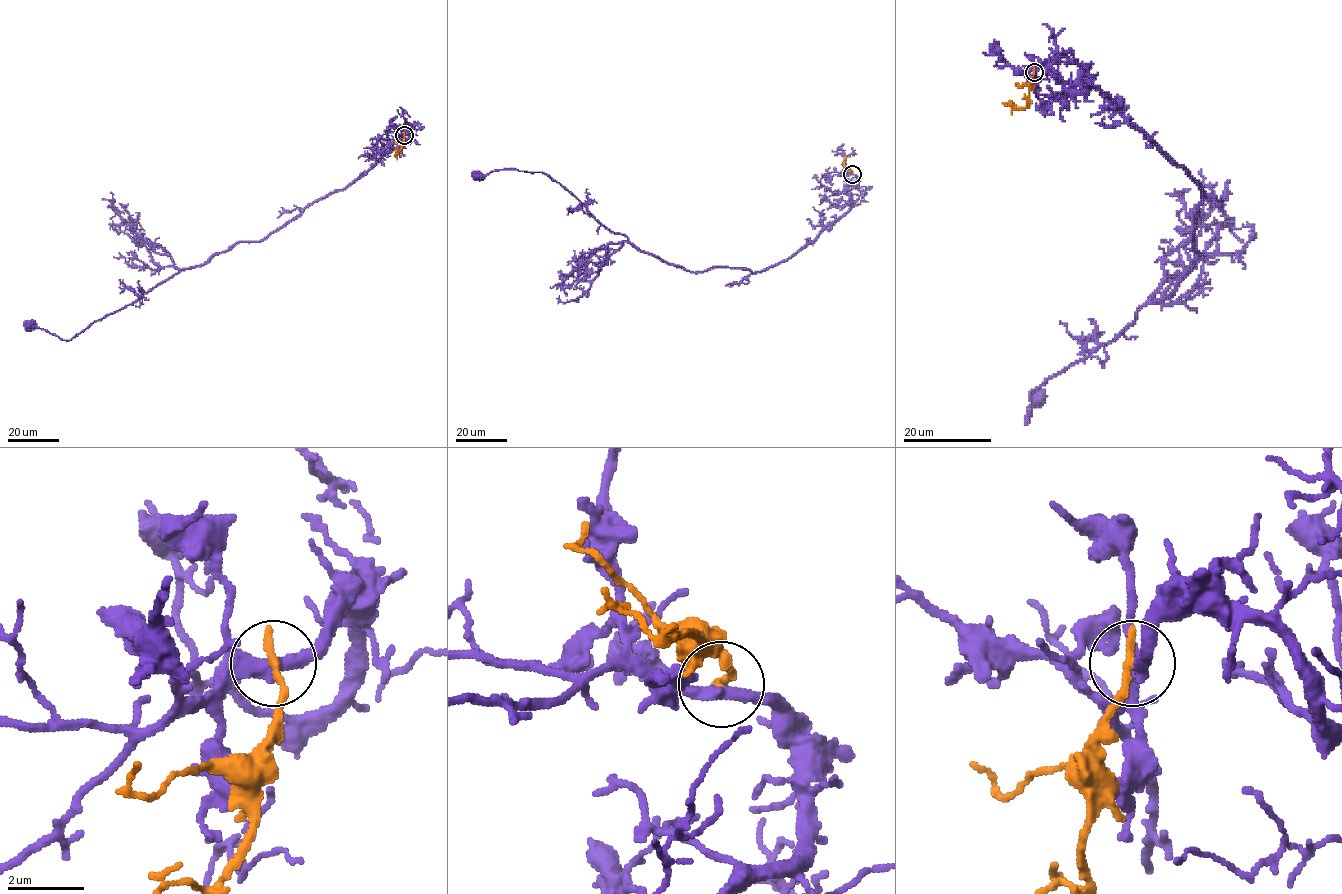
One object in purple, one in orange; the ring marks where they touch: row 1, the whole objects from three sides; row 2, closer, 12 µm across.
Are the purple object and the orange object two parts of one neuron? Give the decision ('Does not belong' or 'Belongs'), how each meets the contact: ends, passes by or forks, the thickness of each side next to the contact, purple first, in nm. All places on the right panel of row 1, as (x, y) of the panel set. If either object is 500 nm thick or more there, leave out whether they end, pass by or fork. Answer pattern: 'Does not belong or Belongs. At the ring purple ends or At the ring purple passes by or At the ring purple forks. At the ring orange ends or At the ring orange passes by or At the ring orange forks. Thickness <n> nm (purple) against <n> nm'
Does not belong. At the ring purple forks. At the ring orange ends. Thickness 280 nm (purple) against 240 nm

